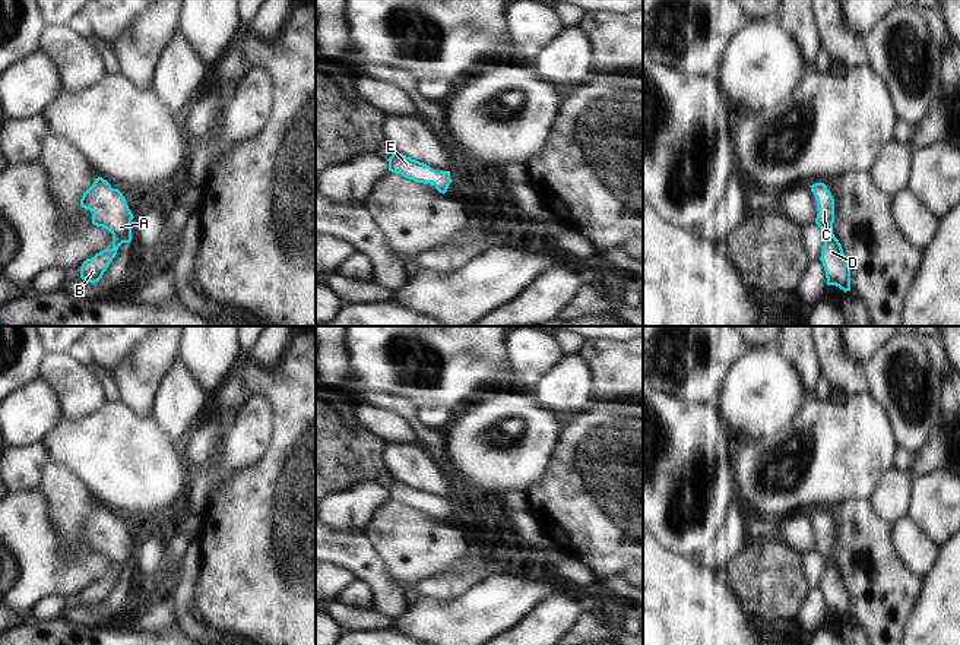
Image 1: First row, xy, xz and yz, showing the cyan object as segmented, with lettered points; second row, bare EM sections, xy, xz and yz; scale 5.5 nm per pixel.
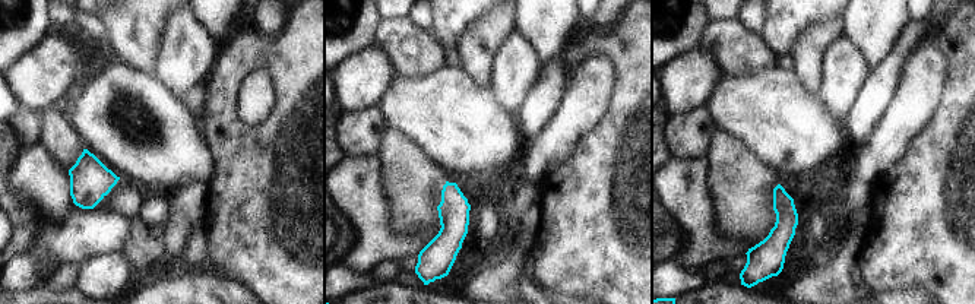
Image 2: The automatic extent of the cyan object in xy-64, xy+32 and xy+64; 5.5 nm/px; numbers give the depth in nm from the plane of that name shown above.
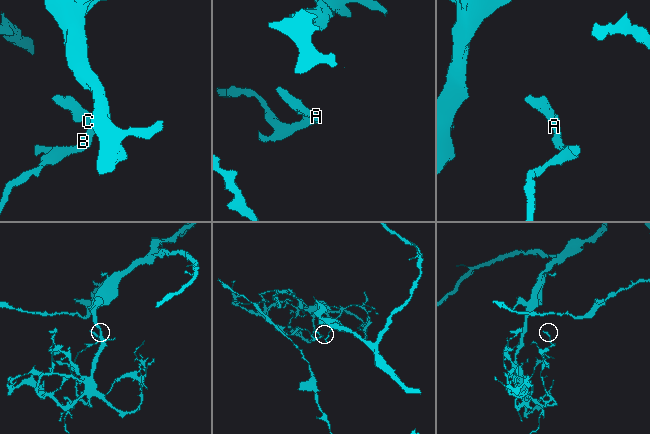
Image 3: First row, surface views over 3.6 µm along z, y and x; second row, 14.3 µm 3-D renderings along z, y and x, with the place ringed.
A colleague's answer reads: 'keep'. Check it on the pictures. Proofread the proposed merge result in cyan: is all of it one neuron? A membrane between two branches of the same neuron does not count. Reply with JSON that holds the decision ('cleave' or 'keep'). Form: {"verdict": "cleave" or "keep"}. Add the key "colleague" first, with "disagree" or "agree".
{"colleague": "agree", "verdict": "keep"}

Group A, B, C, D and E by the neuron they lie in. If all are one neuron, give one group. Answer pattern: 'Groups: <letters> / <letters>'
Groups: A B C D E

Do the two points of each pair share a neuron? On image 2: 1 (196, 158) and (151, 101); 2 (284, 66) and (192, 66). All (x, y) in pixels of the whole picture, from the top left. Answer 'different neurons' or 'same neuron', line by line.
1: same neuron
2: different neurons

